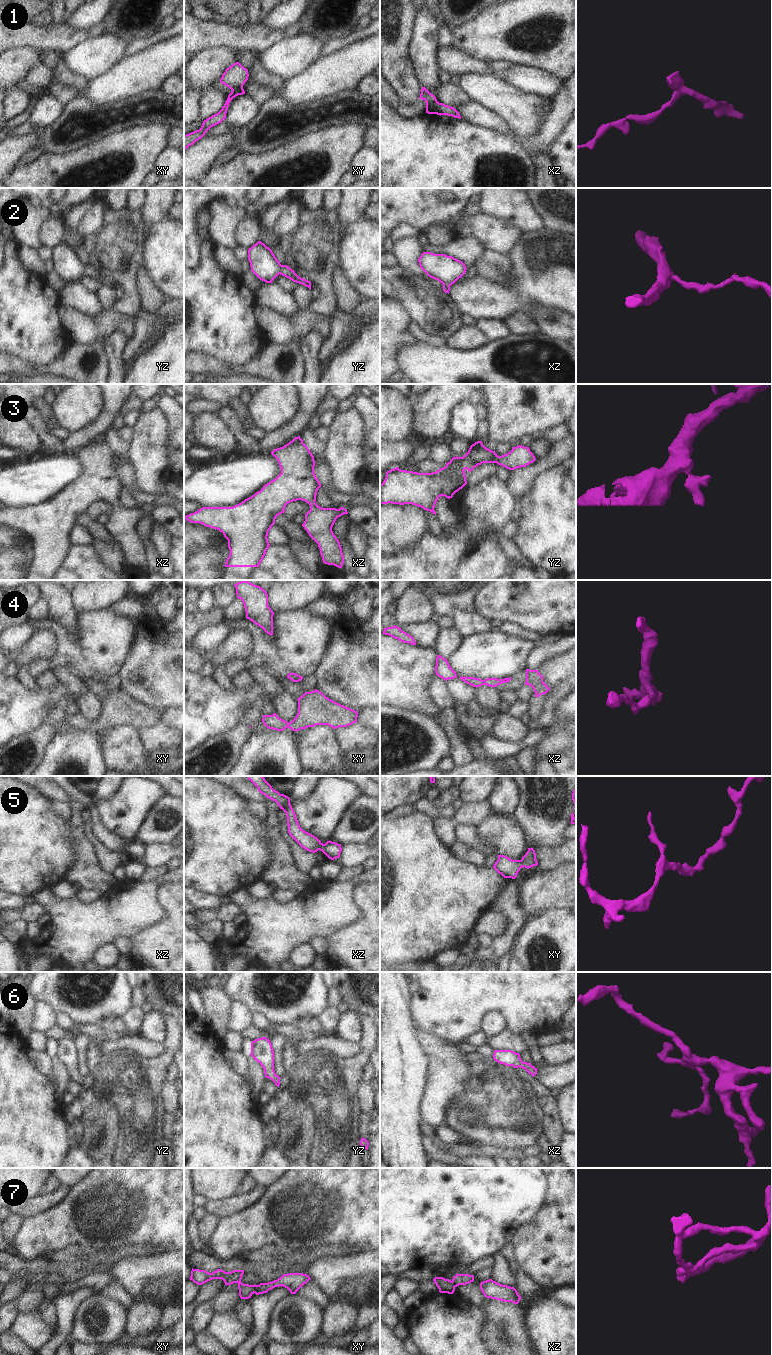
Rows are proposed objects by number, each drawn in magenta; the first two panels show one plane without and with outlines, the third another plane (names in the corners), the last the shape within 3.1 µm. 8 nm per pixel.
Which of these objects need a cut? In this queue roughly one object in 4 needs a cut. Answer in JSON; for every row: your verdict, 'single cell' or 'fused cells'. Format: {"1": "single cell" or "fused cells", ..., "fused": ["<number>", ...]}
{"1": "fused cells", "2": "single cell", "3": "single cell", "4": "single cell", "5": "single cell", "6": "single cell", "7": "fused cells", "fused": ["1", "7"]}

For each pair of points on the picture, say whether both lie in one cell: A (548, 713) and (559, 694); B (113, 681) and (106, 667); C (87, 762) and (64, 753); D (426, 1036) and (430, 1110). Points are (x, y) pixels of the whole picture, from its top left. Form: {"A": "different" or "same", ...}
{"A": "same", "B": "different", "C": "same", "D": "same"}

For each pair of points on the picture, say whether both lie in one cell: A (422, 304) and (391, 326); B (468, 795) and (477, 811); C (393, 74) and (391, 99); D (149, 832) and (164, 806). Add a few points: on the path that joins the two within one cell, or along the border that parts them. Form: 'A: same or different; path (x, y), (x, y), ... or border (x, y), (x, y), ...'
A: different; border (392, 297), (411, 319)
B: different; border (486, 799), (480, 802), (464, 804)
C: different; border (390, 85), (401, 102)
D: same; path (154, 826), (154, 819), (161, 812)

